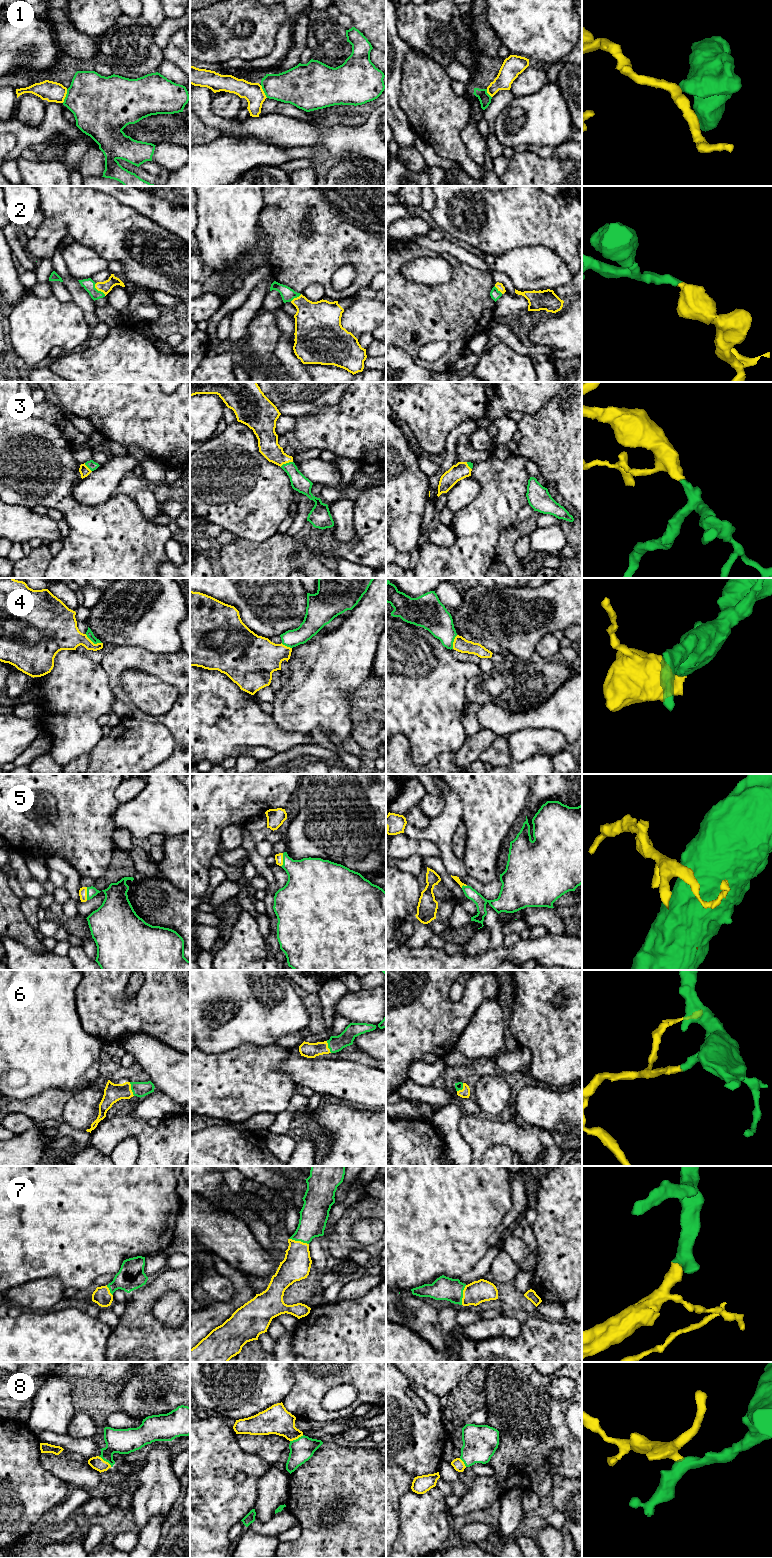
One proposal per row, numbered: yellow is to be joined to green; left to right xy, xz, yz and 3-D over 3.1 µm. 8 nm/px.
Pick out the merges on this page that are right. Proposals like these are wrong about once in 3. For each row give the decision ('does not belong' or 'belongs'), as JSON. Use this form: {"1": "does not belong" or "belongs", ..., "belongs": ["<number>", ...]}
{"1": "does not belong", "2": "belongs", "3": "belongs", "4": "does not belong", "5": "belongs", "6": "belongs", "7": "belongs", "8": "belongs", "belongs": ["2", "3", "5", "6", "7", "8"]}

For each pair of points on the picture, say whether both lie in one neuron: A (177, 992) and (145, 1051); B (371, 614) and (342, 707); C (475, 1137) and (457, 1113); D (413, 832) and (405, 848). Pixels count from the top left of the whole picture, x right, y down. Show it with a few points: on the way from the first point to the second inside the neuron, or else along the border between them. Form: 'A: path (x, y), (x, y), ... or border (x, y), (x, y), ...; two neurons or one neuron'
A: border (129, 1034), (145, 1033), (173, 1048); two neurons
B: path (357, 637), (352, 647), (342, 659), (342, 684); one neuron
C: border (463, 1113), (459, 1123), (459, 1134), (465, 1140); two neurons
D: border (404, 832), (410, 838), (427, 839), (433, 843); two neurons

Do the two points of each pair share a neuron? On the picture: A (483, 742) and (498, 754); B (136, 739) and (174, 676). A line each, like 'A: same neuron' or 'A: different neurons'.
A: different neurons
B: different neurons

